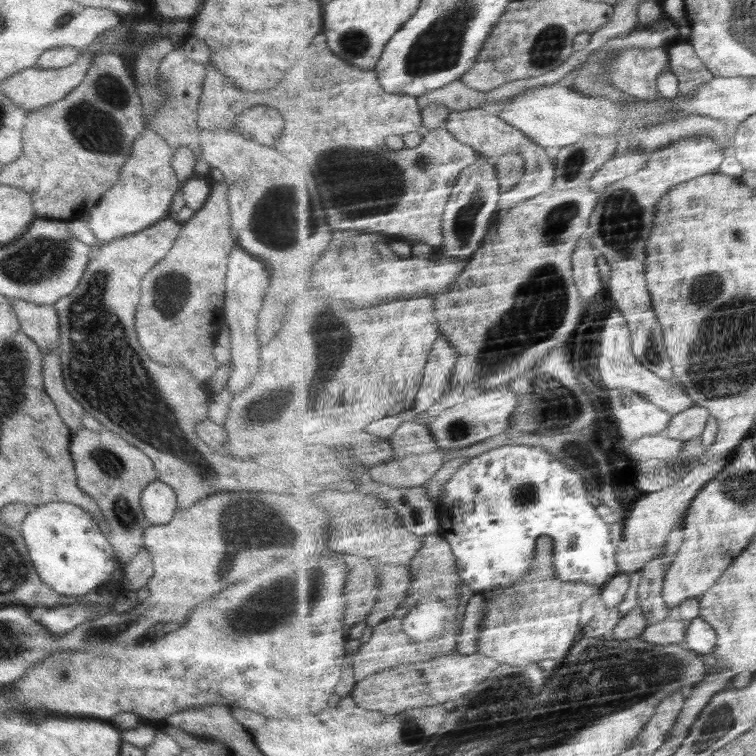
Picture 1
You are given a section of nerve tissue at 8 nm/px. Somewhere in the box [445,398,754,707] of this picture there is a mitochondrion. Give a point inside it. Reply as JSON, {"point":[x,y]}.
{"point":[579,451]}

